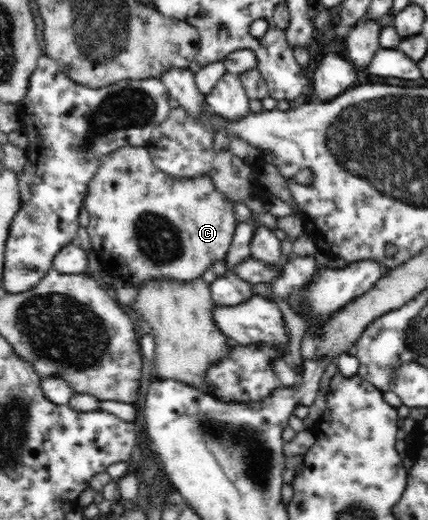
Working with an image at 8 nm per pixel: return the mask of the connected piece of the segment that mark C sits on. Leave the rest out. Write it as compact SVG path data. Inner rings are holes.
M145 146L118 149L104 156L97 170L90 180L83 206L89 214L87 232L92 252L107 274L138 289L142 282L162 278L190 282L201 278L214 262L224 261L237 230L234 201L215 188L209 175L194 179L169 176L154 164Z

